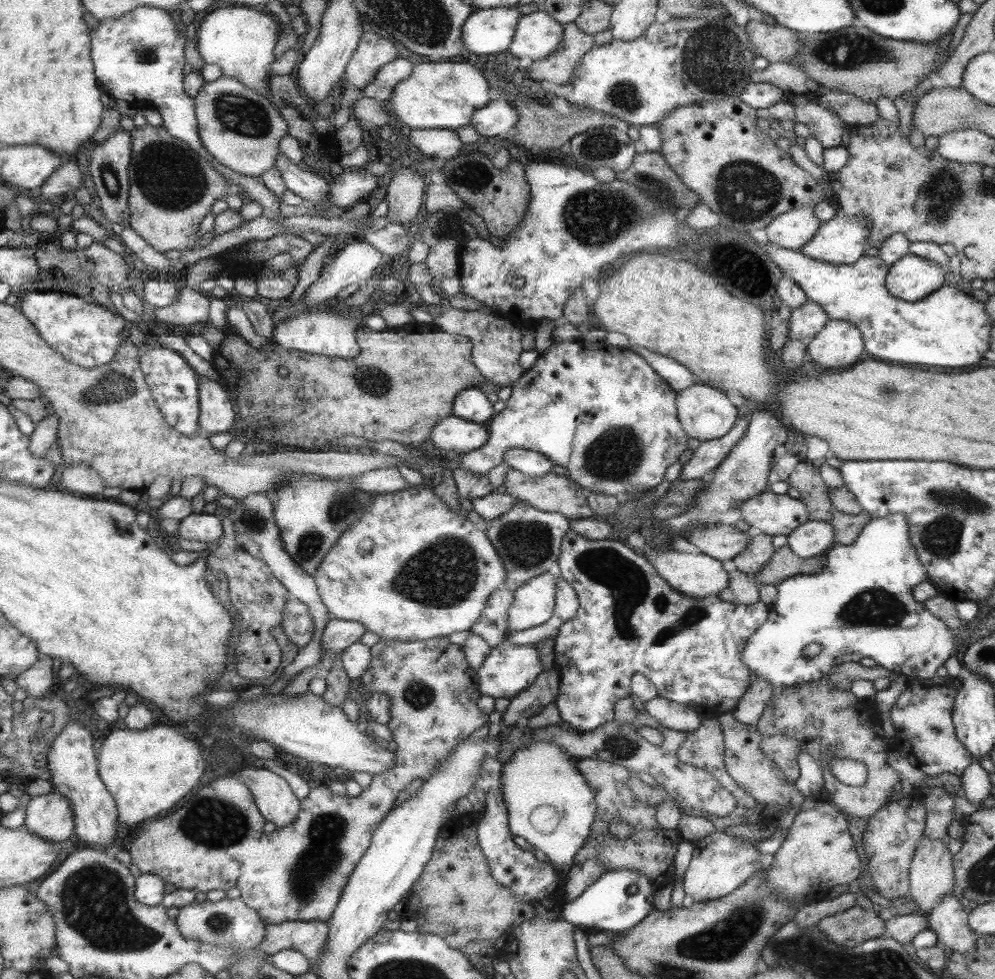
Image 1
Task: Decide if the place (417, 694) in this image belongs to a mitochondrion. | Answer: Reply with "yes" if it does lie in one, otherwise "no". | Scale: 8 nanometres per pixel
yes

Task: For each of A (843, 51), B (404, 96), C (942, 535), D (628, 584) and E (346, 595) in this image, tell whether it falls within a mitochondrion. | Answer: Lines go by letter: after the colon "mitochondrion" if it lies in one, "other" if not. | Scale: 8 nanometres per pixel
A: mitochondrion
B: other
C: mitochondrion
D: mitochondrion
E: other

